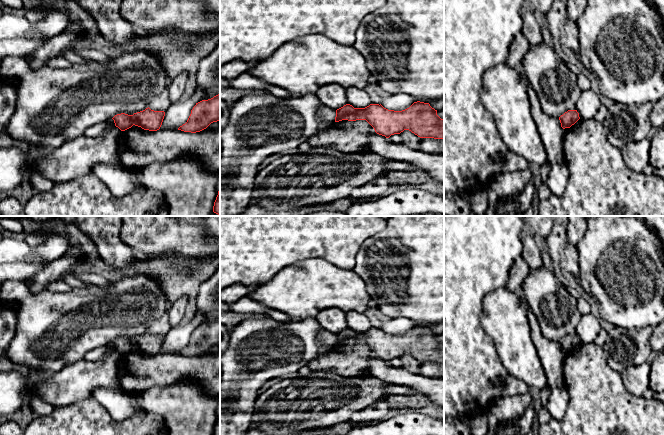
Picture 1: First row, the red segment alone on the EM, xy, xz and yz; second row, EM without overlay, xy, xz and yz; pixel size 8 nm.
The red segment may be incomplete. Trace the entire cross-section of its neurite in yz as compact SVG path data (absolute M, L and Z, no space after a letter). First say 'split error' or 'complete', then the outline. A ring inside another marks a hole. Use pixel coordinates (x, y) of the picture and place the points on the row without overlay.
complete | M568 334L563 339L559 341L561 351L563 353L570 352L580 343L577 334Z

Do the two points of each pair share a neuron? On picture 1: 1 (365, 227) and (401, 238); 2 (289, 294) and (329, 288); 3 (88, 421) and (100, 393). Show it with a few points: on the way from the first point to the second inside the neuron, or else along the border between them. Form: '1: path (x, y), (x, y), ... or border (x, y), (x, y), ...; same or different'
1: border (386, 226), (370, 235), (360, 245); different
2: path (299, 290), (319, 288); same
3: border (91, 397), (97, 400), (112, 418); different

